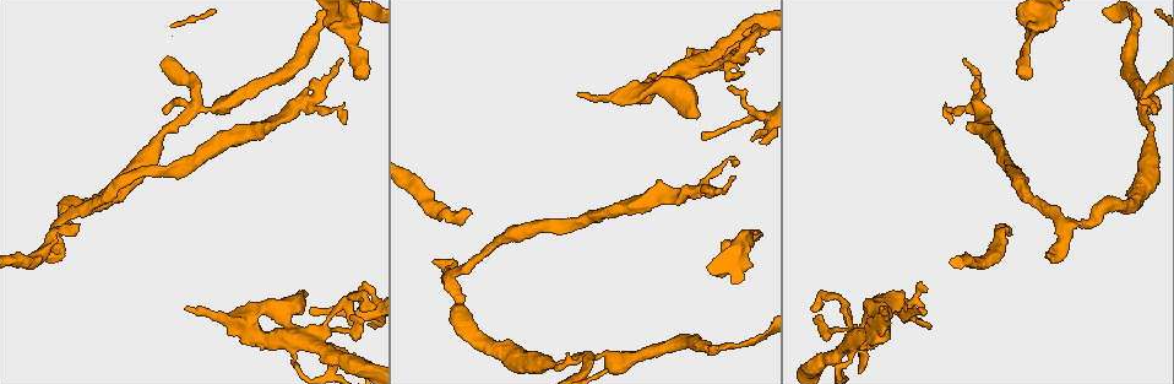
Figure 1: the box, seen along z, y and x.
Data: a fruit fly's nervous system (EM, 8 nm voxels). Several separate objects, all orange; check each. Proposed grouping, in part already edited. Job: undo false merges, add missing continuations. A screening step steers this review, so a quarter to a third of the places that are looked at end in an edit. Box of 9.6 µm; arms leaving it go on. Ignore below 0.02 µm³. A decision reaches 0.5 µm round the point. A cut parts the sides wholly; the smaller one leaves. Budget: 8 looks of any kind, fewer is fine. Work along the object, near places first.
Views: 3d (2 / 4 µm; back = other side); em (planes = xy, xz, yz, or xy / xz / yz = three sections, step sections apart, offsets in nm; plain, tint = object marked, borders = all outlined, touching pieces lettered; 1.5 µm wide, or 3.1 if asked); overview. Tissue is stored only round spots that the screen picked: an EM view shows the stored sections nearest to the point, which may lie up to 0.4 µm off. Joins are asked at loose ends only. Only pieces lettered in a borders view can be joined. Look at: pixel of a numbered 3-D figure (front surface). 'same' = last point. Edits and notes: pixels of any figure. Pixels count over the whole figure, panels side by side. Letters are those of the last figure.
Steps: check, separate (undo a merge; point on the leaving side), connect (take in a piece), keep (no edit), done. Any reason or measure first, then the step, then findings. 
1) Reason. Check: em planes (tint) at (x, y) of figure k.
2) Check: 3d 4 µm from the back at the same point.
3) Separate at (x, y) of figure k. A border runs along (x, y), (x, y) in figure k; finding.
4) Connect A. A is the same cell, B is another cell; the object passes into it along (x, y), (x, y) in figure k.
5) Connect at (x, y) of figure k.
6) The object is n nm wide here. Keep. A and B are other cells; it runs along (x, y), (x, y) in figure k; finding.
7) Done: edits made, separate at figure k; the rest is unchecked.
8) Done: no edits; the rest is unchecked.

An open end. Check: em planes (borders) at (306, 296) of figure 1.

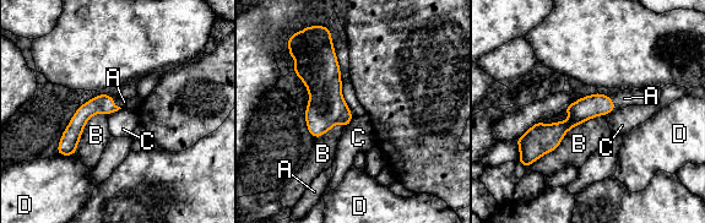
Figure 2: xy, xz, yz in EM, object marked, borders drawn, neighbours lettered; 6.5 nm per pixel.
The longest contact is with B, 650 nm. Connect A. A is the same cell, B, C and D are other cells; the object passes into it along (589, 107), (611, 99), (624, 98) in figure 2; it goes on there.

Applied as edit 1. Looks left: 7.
Redraw. Check: overview.

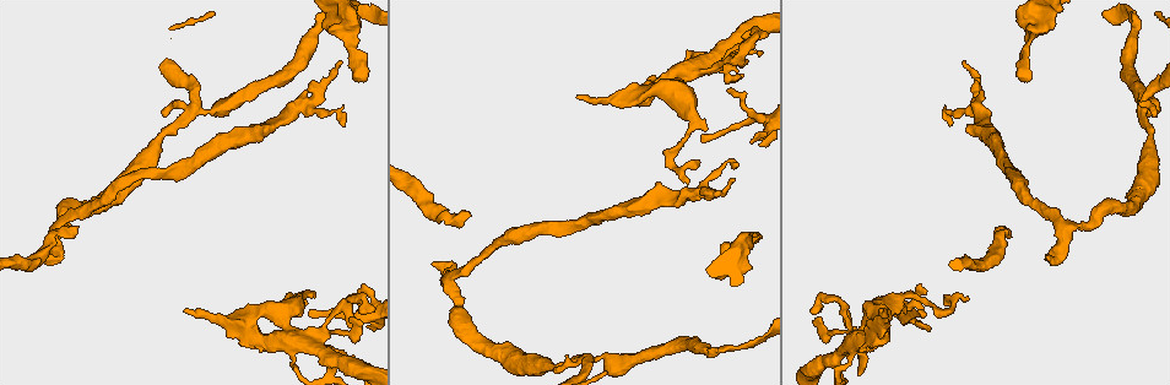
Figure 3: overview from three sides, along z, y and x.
Free end. Check: 3d 4 µm at (758, 144) of figure 3.

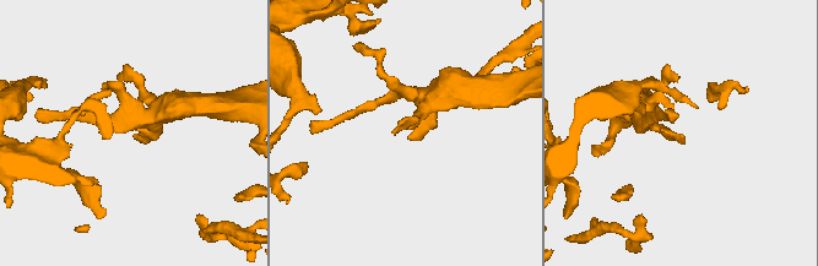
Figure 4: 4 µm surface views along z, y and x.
Need the tissue. Check: em planes (borders) at (409, 138) of figure 4.

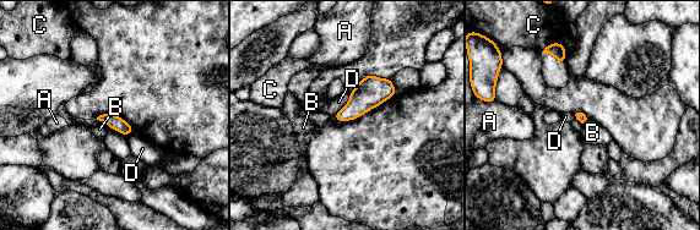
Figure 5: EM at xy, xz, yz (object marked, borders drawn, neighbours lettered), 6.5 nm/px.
Keep. A, B, C and D are other cells; a border runs along (96, 119), (112, 129) in figure 5; no lettered piece goes on from it.

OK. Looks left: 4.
Check: 3d 2 µm at (977, 106) of figure 3.

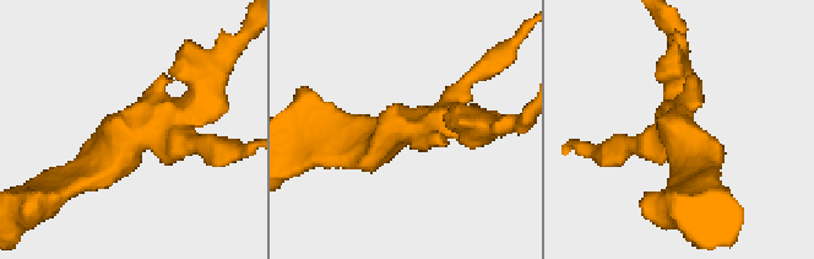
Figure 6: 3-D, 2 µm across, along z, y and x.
Now the EM. Check: em yz step 4 (borders) at (676, 119) of figure 6.

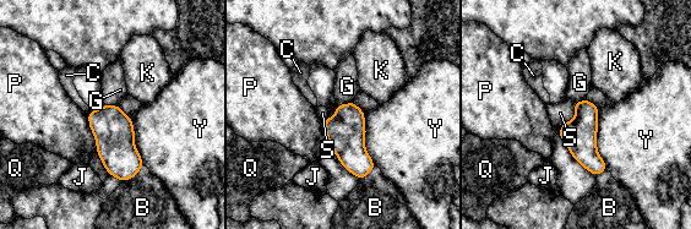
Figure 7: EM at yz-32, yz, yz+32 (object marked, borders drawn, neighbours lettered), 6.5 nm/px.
Keep. B, C, G, J, K, P, Q, S and Y are other cells; a border runs along (575, 102), (573, 116), (558, 132) in figure 7; one neuron here.

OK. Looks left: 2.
Done: edits made, connect at figure 2; the rest is unchecked.

